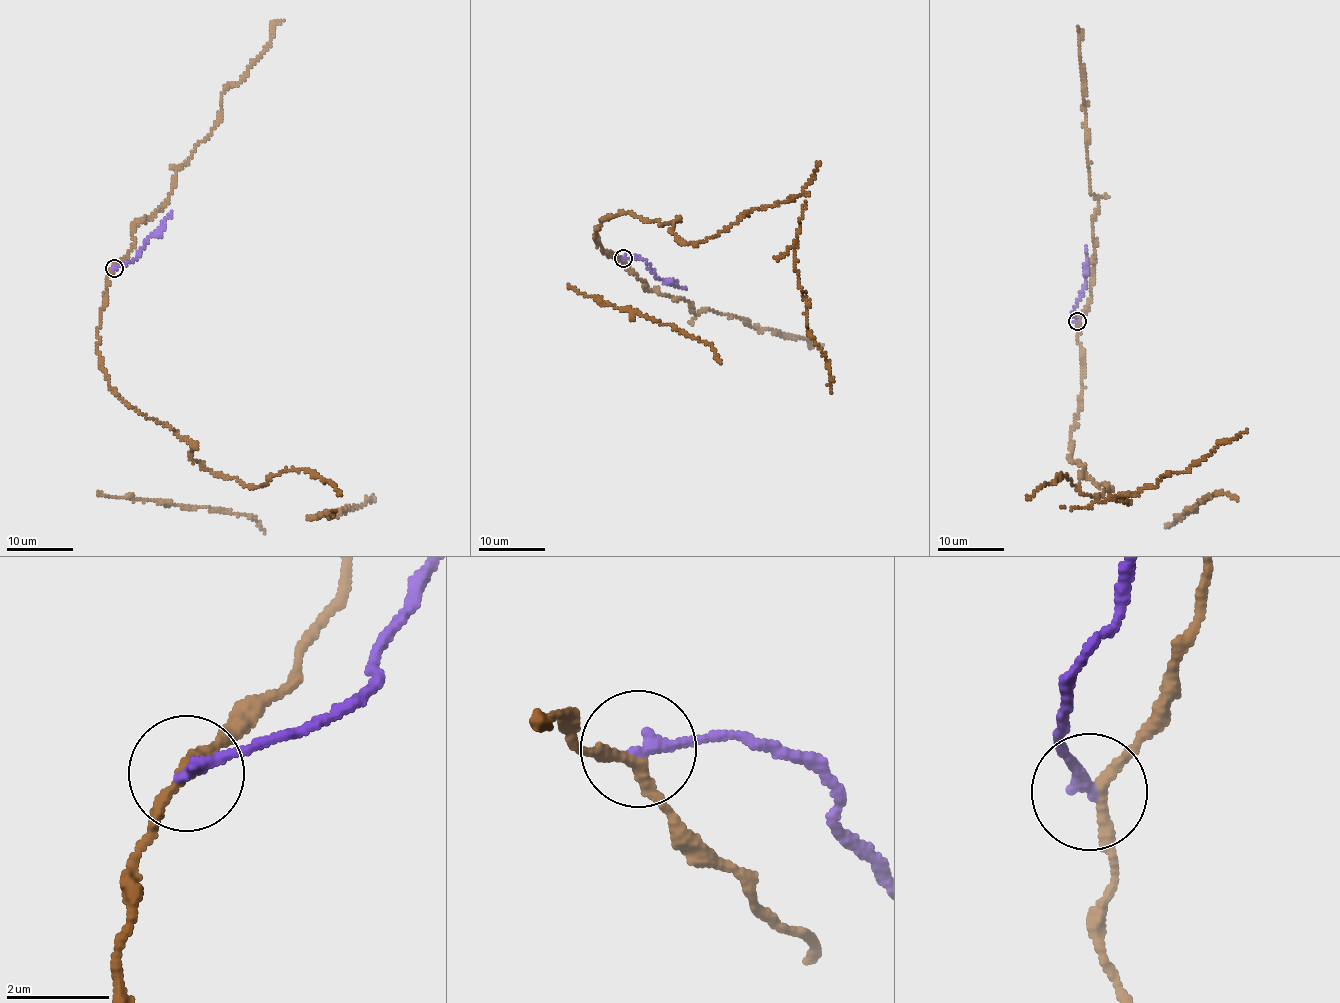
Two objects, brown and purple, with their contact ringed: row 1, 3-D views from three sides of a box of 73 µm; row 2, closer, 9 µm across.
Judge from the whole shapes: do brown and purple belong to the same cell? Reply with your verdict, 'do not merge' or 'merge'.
do not merge

